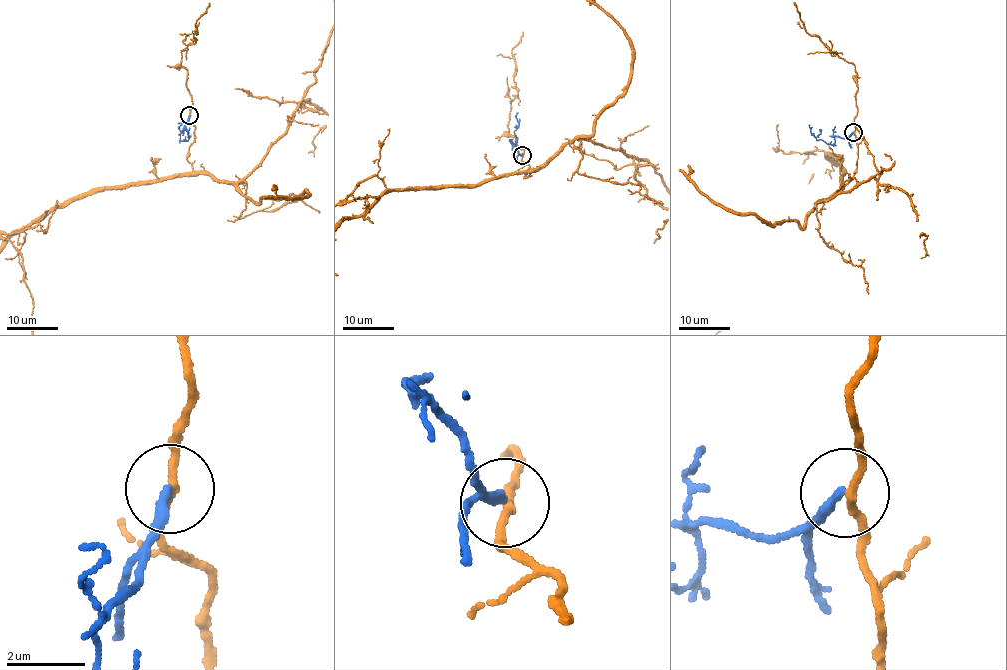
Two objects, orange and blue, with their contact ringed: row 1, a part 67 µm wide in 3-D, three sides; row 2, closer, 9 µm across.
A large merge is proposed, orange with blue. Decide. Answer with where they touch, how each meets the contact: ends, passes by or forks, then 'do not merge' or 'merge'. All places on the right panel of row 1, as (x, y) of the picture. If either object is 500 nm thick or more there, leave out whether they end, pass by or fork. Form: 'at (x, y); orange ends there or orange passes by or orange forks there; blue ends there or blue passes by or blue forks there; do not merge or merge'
at (853, 132); orange passes by; blue ends there; do not merge

